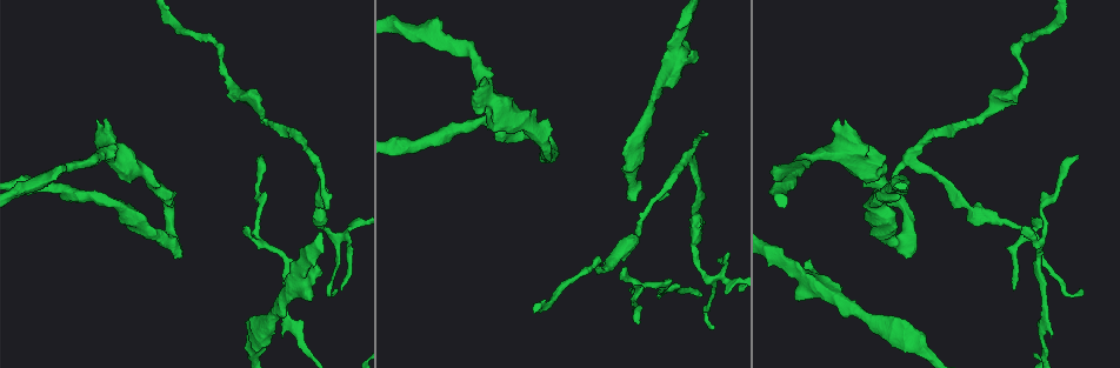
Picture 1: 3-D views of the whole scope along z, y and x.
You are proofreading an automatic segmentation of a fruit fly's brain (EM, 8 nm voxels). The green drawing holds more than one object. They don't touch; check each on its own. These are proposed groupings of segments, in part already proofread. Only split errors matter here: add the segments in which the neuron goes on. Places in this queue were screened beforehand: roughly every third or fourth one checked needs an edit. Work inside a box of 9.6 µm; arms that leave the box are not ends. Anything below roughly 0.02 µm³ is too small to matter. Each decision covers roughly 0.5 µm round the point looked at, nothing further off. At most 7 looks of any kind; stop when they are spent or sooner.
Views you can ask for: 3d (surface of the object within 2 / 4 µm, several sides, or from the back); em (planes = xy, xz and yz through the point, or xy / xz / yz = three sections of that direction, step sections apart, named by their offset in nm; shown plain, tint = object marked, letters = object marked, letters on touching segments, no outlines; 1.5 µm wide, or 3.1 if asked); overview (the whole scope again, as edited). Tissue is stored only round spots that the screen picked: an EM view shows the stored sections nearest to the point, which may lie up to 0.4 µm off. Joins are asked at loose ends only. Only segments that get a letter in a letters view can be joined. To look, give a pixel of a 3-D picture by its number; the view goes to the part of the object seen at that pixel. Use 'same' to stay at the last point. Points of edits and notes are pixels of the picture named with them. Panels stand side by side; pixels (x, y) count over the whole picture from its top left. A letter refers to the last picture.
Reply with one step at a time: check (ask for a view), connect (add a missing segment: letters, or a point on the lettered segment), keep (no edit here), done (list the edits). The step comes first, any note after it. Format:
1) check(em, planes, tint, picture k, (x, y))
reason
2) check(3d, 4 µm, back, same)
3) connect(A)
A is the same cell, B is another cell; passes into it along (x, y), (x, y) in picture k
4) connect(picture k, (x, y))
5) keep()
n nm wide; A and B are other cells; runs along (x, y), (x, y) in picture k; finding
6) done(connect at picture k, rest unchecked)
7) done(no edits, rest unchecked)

check(em, xz, step 8, letters, picture 1, (258, 156))
thin end

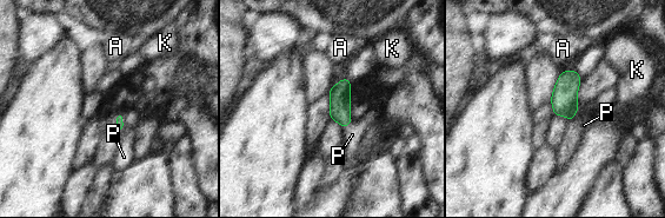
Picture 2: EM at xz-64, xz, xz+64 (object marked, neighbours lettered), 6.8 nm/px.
check(em, planes, letters, same)
cut it another way

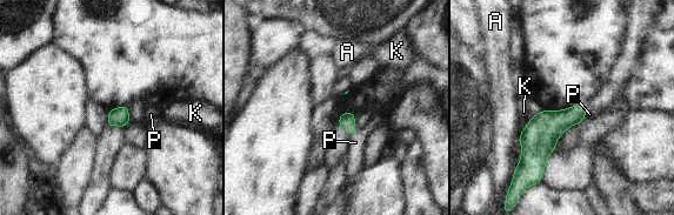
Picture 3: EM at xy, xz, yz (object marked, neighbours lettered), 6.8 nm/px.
connect(P)
100 nm wide; P is the same cell, A and K are other cells; passes into it along (346, 120), (353, 132), (355, 142) in picture 3; the neuron continues

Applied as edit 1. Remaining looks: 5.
check(overview)

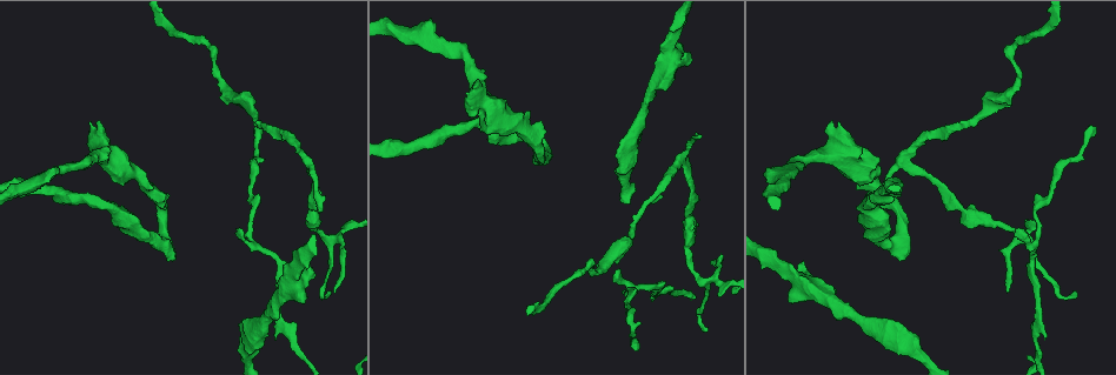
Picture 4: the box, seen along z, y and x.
check(3d, 2 µm, picture 4, (175, 258))
free end

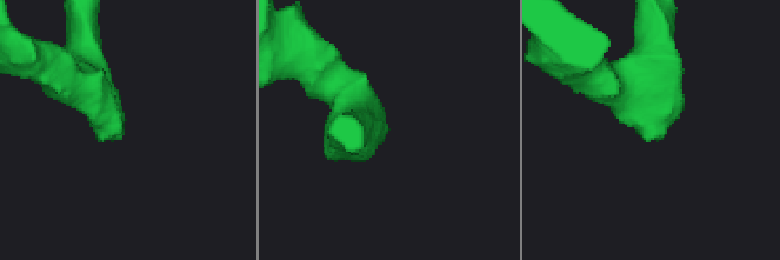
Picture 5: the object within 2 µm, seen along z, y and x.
check(em, yz, step 8, letters, picture 5, (654, 139))
need the tissue

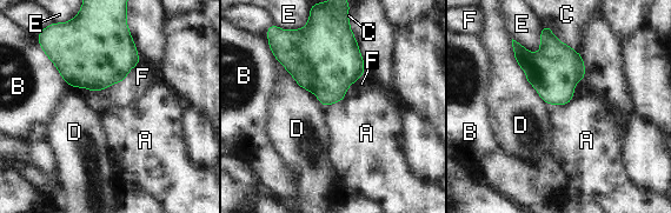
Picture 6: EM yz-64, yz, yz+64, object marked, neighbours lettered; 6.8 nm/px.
check(em, planes, letters, same)

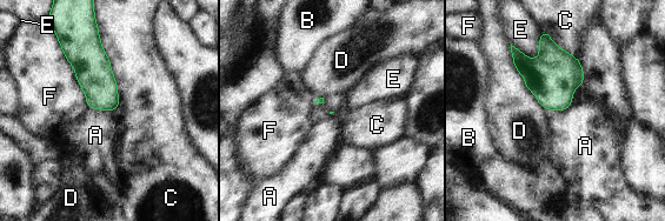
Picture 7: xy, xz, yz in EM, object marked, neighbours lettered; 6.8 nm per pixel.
keep()
A, B, C, D, E and F are other cells; border along (87, 107), (117, 111) in picture 7; no lettered segment goes on from it

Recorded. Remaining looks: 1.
done(connect at picture 3, rest unchecked)

